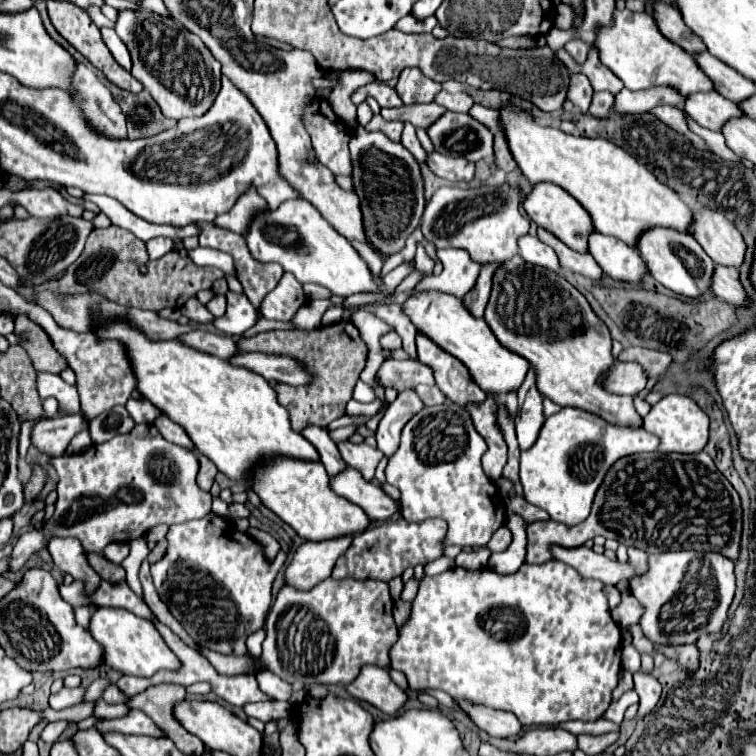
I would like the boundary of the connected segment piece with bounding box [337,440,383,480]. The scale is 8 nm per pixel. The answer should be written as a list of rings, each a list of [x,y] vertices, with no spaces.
[[[347,440],[341,442],[341,444],[337,444],[337,448],[339,448],[343,460],[351,468],[359,470],[365,480],[371,480],[373,478],[375,468],[377,468],[377,464],[379,464],[379,460],[383,456],[377,448],[371,448],[367,444],[351,444]]]

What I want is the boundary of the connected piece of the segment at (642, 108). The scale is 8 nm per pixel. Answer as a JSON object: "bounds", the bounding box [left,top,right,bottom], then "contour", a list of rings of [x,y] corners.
{"bounds":[613,86,683,114],"contour":[[[655,86],[655,88],[647,88],[647,90],[639,90],[639,92],[631,92],[627,88],[623,88],[613,102],[613,114],[631,114],[631,112],[649,112],[655,106],[661,104],[669,104],[669,106],[683,106],[683,96],[667,86]]]}

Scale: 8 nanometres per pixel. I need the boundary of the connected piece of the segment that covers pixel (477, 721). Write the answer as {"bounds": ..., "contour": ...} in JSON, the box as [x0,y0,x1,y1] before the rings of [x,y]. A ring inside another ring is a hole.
{"bounds":[457,700,521,738],"contour":[[[457,700],[461,708],[471,716],[473,724],[485,730],[493,738],[513,738],[521,734],[521,722],[515,718],[515,714],[505,712],[505,710],[493,710],[485,706],[471,706],[465,700]]]}

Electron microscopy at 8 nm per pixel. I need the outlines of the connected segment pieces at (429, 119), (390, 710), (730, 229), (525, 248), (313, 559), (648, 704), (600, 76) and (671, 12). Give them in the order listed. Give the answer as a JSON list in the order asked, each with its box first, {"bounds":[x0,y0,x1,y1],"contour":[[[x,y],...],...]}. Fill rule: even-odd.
[{"bounds":[381,102,447,128],"contour":[[[431,102],[431,104],[411,104],[411,106],[401,106],[401,108],[381,108],[381,116],[385,120],[401,120],[401,122],[411,122],[415,128],[427,128],[431,126],[437,118],[441,118],[447,110],[443,106]]]},{"bounds":[347,666,407,716],"contour":[[[363,666],[359,678],[347,686],[347,692],[357,700],[369,702],[387,716],[395,716],[407,702],[407,694],[391,680],[389,672],[379,670],[379,666]]]},{"bounds":[691,208,747,268],"contour":[[[711,208],[695,210],[691,234],[715,264],[741,268],[747,246],[739,230],[723,214]]]},{"bounds":[519,234,559,272],"contour":[[[525,234],[523,238],[519,238],[519,256],[529,264],[537,264],[553,272],[559,272],[557,254],[549,246],[545,246],[537,236]]]},{"bounds":[285,538,351,590],"contour":[[[351,538],[301,544],[295,550],[293,560],[285,568],[285,586],[293,586],[297,590],[311,590],[321,580],[331,576],[337,558],[349,548],[349,544]]]},{"bounds":[633,672,661,718],"contour":[[[643,672],[633,674],[633,680],[635,680],[635,690],[639,694],[637,718],[643,718],[657,706],[661,698],[661,684],[651,674],[643,674]]]},{"bounds":[581,46,623,94],"contour":[[[591,46],[581,72],[589,78],[593,90],[609,90],[611,94],[617,94],[623,88],[623,82],[619,82],[619,78],[615,78],[615,74],[611,74],[611,70],[607,70],[599,62],[599,52],[595,50],[595,46]]]},{"bounds":[653,2,707,56],"contour":[[[657,2],[655,4],[655,12],[653,12],[653,18],[661,30],[661,34],[665,38],[669,38],[671,42],[675,42],[677,46],[681,46],[687,54],[691,56],[697,56],[701,52],[705,52],[707,48],[703,46],[703,40],[699,36],[695,36],[689,26],[683,22],[683,16],[679,14],[677,8],[673,6],[667,6],[663,2]]]}]

